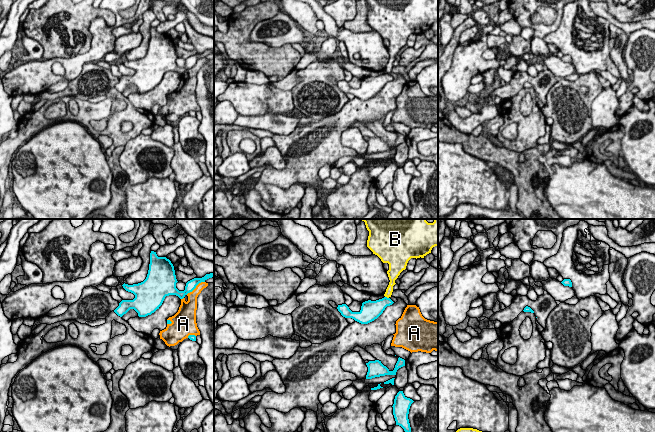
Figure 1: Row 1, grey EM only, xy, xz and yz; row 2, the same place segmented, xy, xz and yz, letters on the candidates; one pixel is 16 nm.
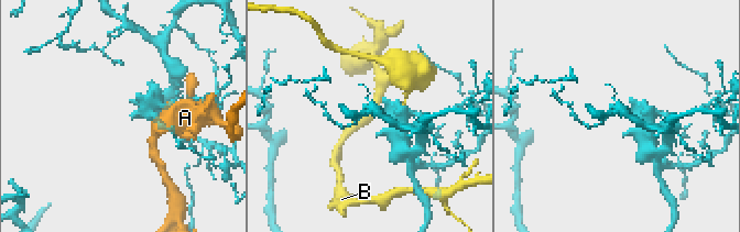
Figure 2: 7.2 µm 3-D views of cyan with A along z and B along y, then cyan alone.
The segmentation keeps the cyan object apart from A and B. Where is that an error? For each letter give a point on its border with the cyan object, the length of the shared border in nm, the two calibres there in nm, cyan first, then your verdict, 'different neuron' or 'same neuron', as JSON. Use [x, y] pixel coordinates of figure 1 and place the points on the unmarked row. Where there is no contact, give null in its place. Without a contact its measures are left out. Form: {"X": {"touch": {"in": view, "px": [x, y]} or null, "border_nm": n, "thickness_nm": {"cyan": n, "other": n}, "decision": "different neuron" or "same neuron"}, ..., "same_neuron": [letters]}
{"A": {"touch": {"in": "xy", "px": [195, 63]}, "border_nm": 380, "thickness_nm": {"cyan": 160, "other": 160}, "decision": "different neuron"}, "B": {"touch": {"in": "xz", "px": [386, 73]}, "border_nm": 70, "thickness_nm": {"cyan": 260, "other": 120}, "decision": "different neuron"}, "same_neuron": []}

